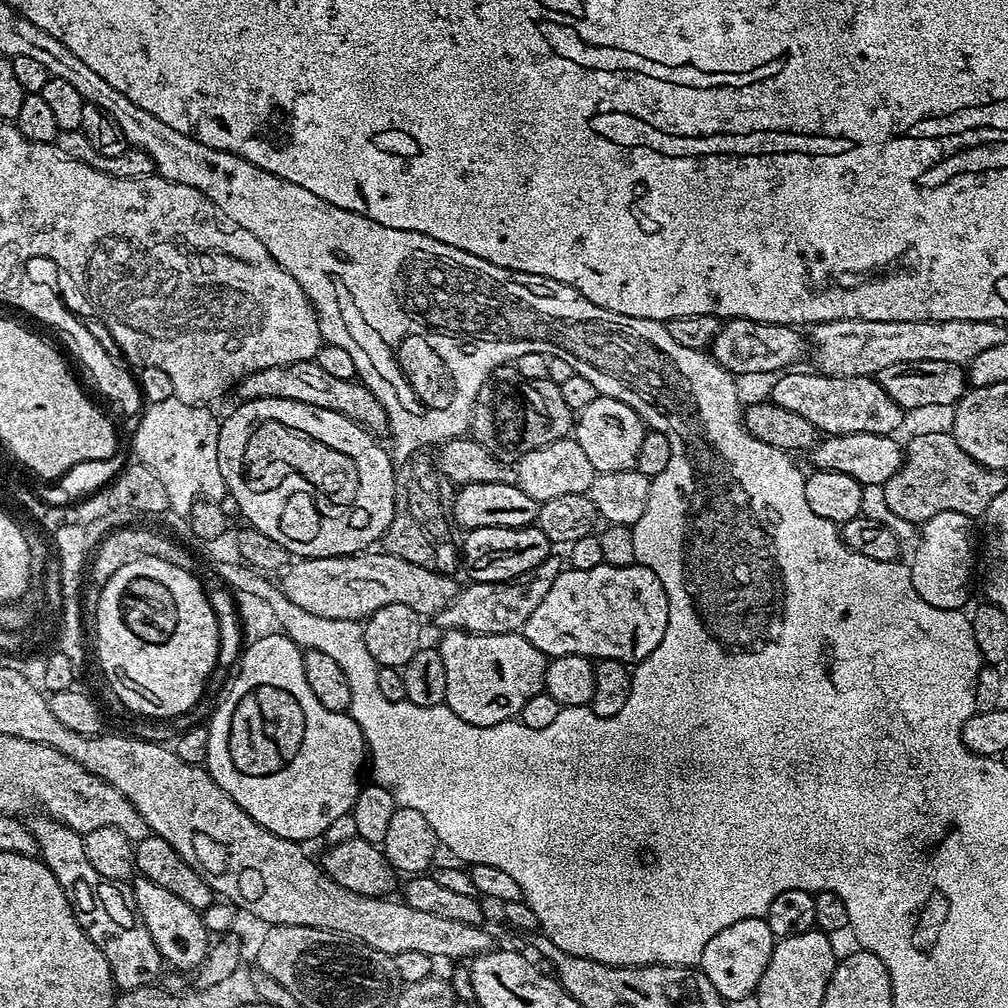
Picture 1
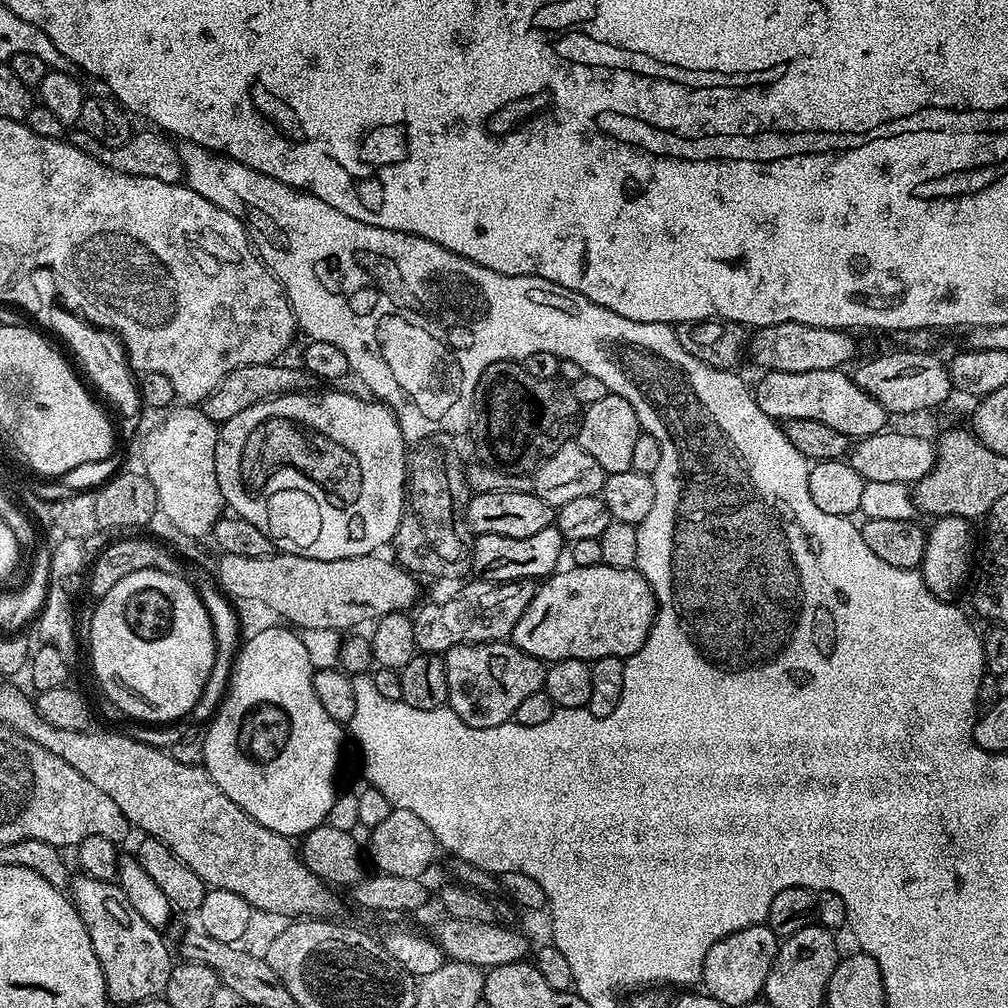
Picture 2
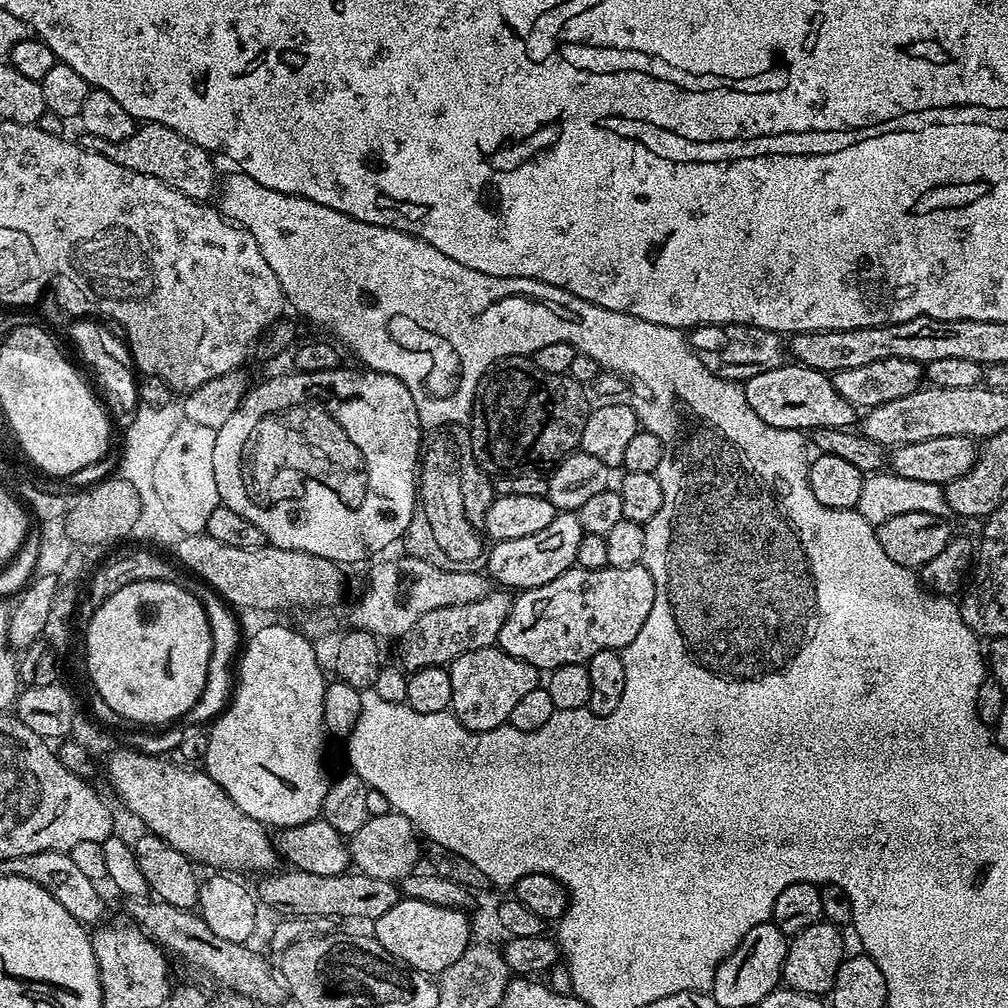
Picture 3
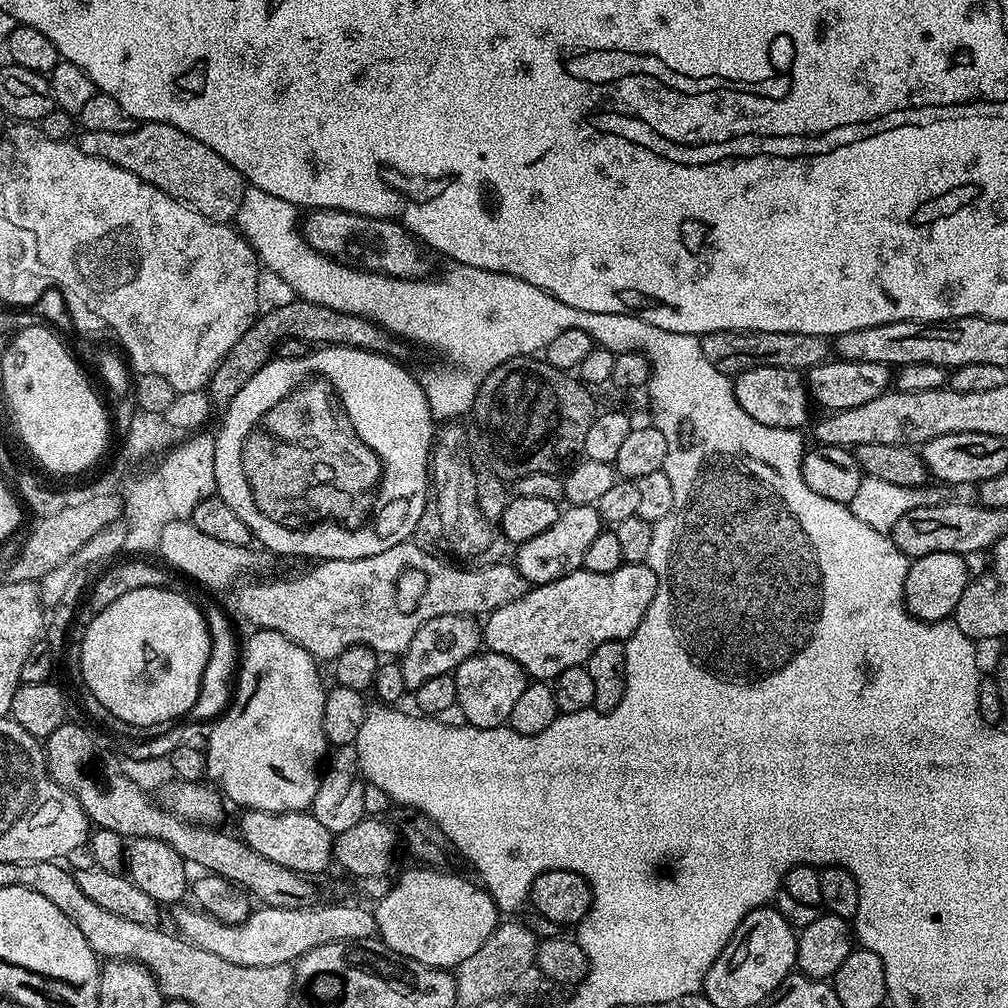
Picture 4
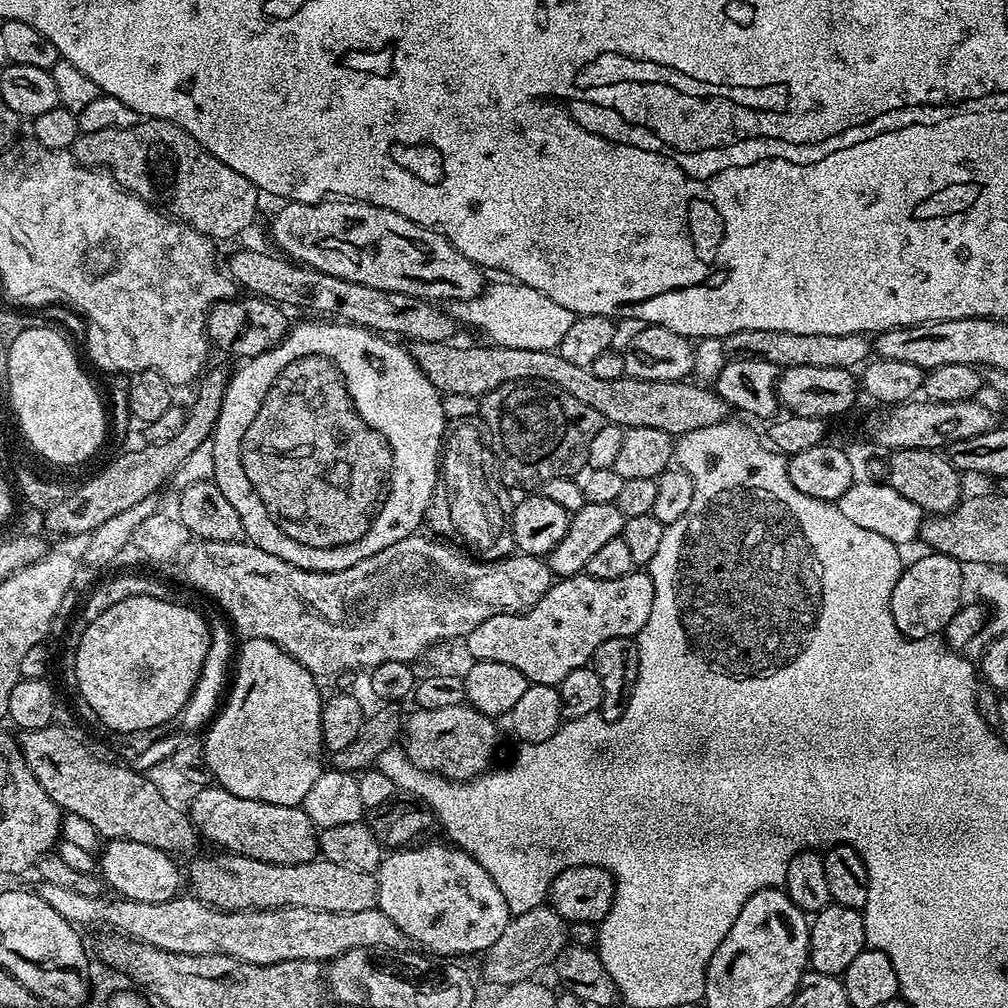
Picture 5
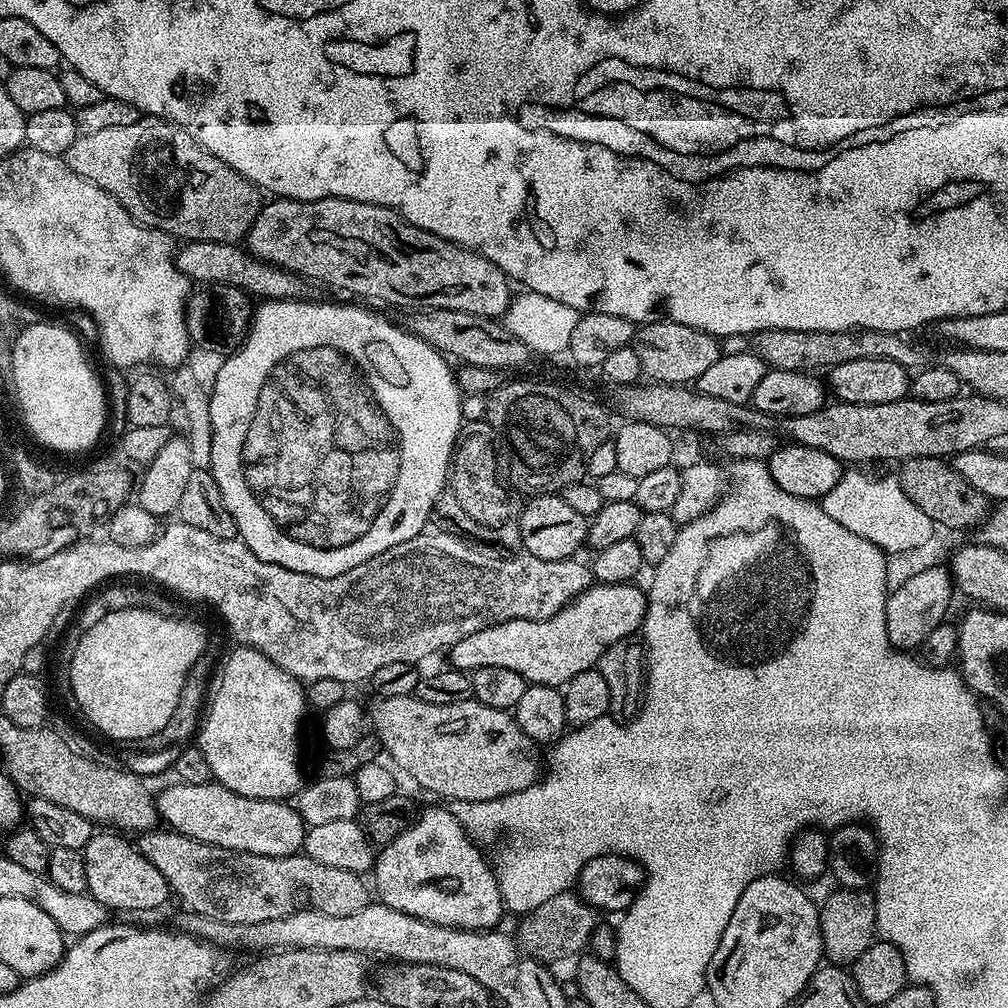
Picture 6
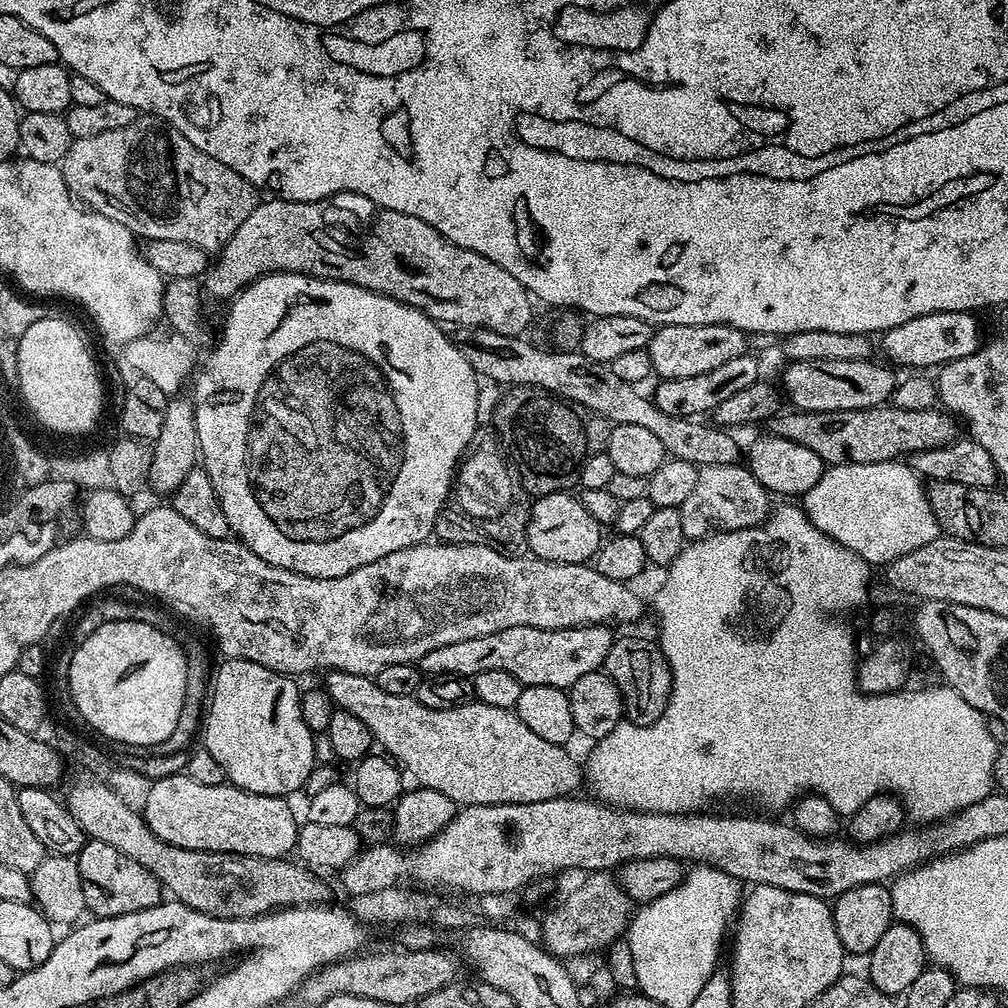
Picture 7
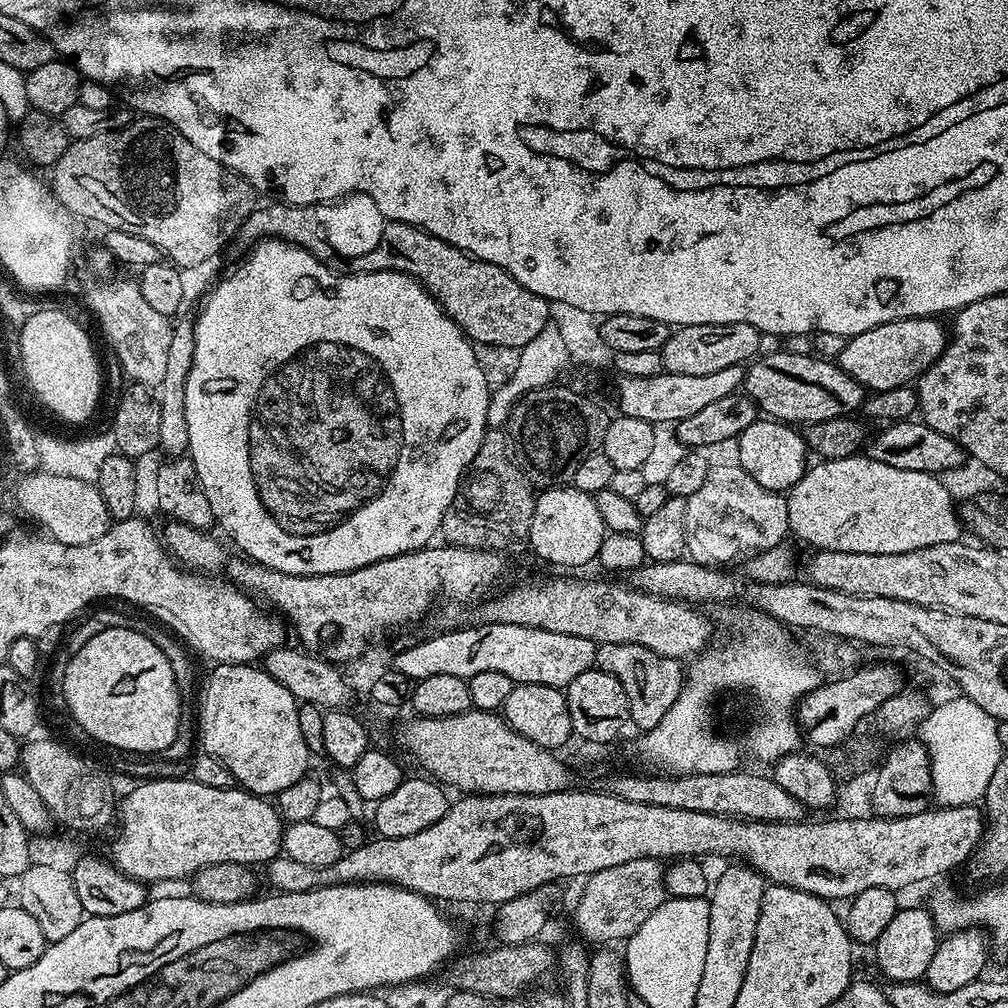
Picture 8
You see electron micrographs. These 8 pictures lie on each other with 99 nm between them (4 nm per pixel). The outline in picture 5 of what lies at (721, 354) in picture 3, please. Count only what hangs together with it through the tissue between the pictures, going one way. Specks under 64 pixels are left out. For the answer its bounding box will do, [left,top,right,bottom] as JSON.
[723,330,870,370]

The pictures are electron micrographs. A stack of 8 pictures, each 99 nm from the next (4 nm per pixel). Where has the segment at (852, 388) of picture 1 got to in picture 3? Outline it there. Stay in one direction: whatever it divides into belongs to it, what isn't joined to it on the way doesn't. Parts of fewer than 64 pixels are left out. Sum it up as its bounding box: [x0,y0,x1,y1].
[742,362,858,428]

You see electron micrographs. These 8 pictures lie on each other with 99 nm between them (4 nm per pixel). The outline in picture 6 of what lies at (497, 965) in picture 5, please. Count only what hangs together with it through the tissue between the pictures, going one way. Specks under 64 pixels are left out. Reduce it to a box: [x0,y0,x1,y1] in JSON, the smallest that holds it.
[518,891,598,962]

